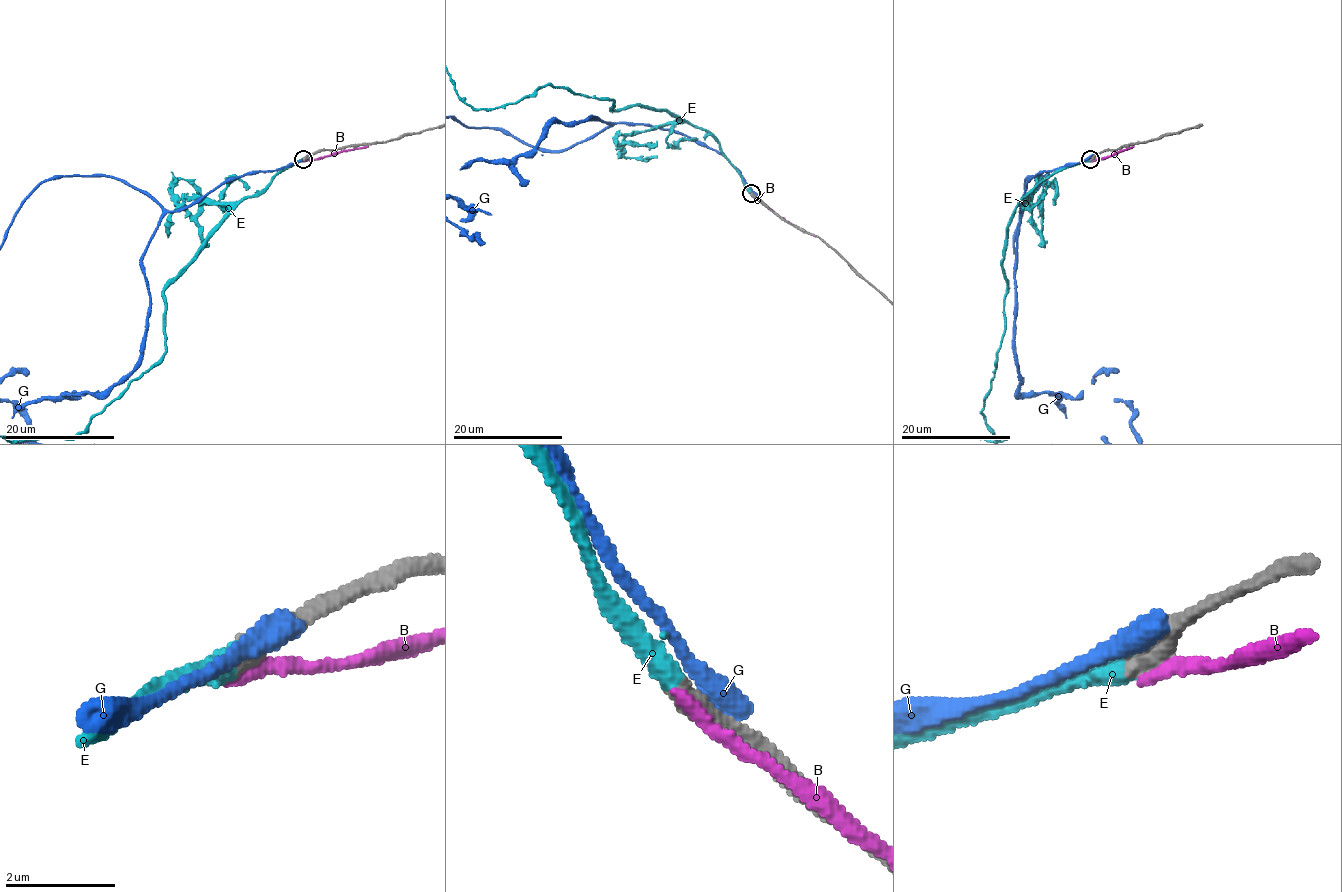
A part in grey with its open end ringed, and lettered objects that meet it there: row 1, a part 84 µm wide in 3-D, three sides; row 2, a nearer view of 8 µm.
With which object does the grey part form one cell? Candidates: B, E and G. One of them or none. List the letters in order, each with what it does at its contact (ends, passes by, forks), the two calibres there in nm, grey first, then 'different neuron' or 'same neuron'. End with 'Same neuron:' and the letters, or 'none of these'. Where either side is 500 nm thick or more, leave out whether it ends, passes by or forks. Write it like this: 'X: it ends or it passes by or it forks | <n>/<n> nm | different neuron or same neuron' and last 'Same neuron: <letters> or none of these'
B: 500/320 nm | different neuron
E: 500/440 nm | same neuron
G: 550/500 nm | different neuron
Same neuron: E

